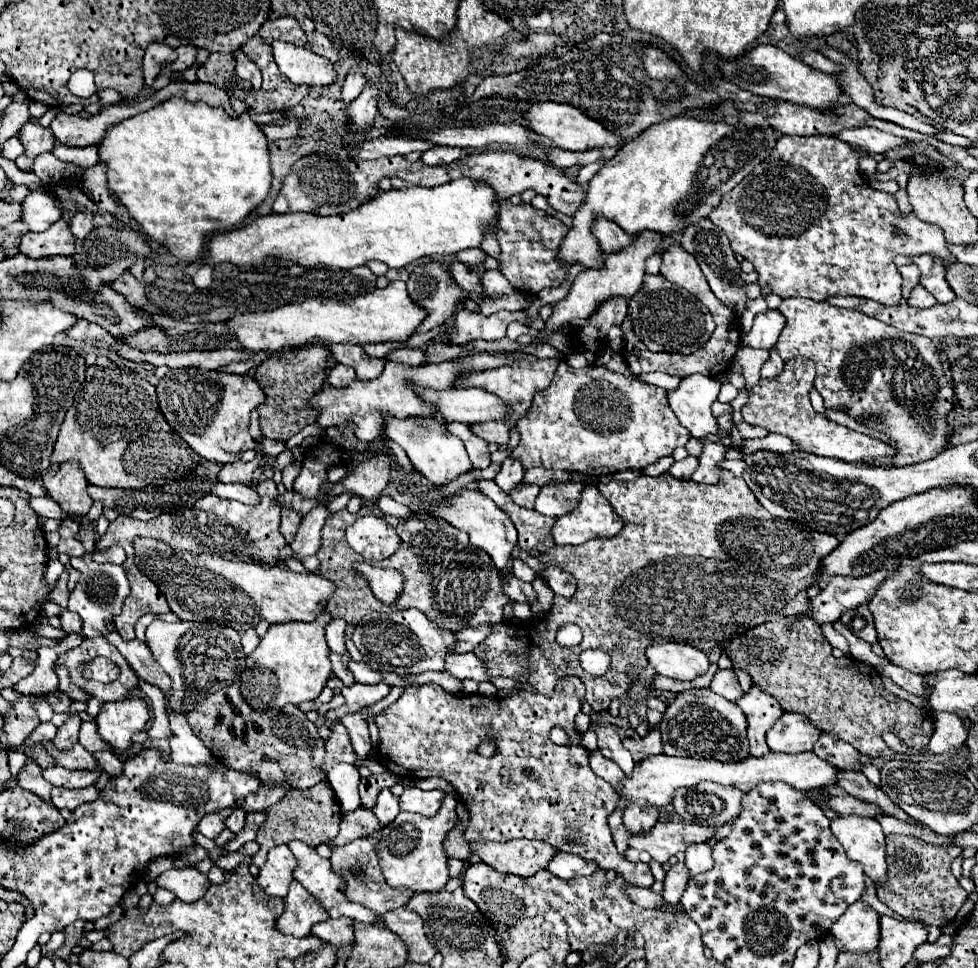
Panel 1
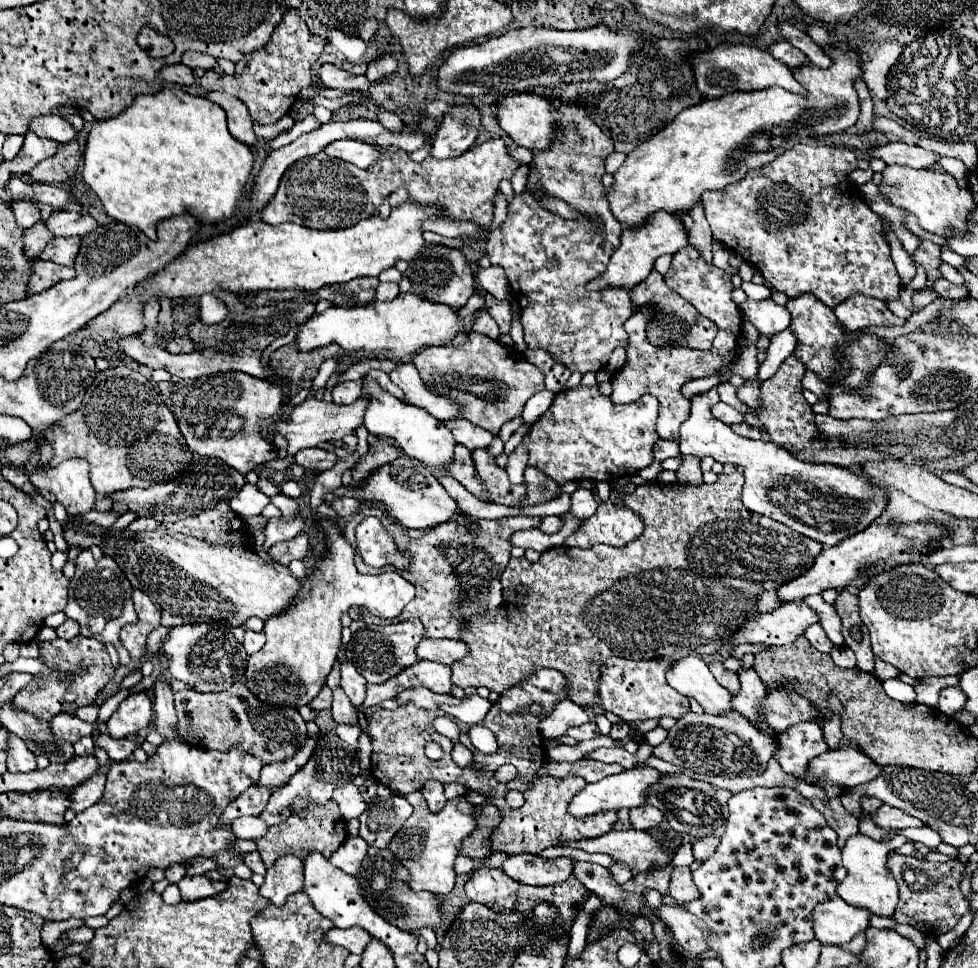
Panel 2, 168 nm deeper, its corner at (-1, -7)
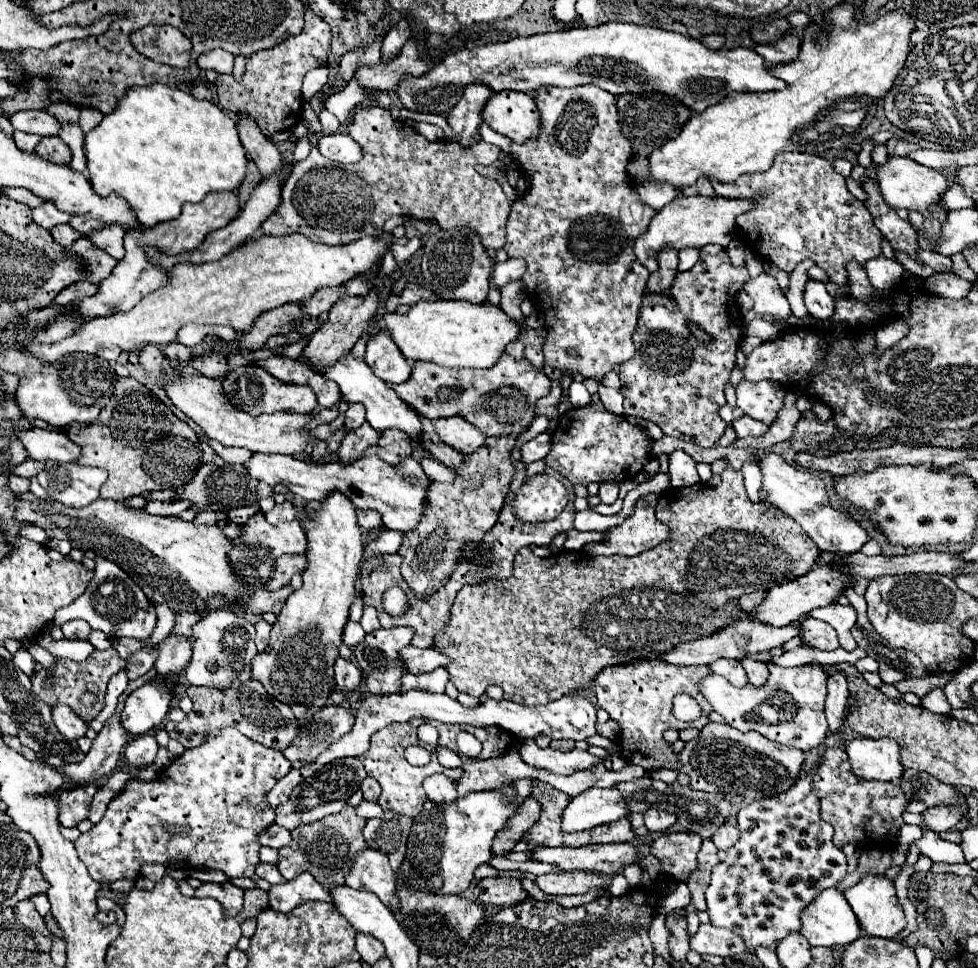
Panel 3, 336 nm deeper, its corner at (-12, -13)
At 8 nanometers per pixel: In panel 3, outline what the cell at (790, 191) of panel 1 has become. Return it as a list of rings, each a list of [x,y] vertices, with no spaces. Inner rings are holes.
[[[781,153],[775,157],[771,169],[765,173],[745,173],[745,177],[739,177],[733,183],[711,181],[711,185],[717,195],[731,197],[731,199],[753,199],[757,193],[765,193],[765,197],[761,197],[761,201],[749,213],[737,217],[737,231],[741,243],[745,247],[751,247],[763,259],[775,263],[787,273],[791,273],[797,267],[797,263],[801,263],[803,259],[813,259],[817,267],[827,271],[829,275],[827,291],[833,299],[845,297],[843,289],[849,289],[847,271],[845,271],[847,261],[857,261],[863,265],[871,257],[881,255],[881,233],[873,225],[871,213],[867,211],[863,201],[855,199],[847,191],[843,175],[835,173],[833,163],[827,159],[821,159],[811,153]]]

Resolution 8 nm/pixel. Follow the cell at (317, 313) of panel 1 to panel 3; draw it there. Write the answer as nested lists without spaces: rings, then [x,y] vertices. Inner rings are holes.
[[[419,301],[407,315],[385,313],[377,321],[377,329],[387,329],[409,363],[433,361],[443,367],[475,367],[489,369],[505,353],[511,341],[521,337],[521,325],[513,321],[501,307],[473,305],[467,301]]]

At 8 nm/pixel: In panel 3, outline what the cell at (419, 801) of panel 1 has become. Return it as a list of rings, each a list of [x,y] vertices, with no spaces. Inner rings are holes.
[[[429,775],[423,781],[425,793],[431,801],[437,803],[453,803],[453,799],[457,799],[457,789],[455,783],[449,781],[445,775]]]

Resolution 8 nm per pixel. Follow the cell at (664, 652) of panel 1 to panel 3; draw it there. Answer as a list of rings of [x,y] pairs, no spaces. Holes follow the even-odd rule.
[[[769,659],[769,679],[761,689],[753,685],[735,687],[725,677],[711,673],[701,681],[701,693],[711,703],[713,711],[725,717],[725,721],[739,731],[757,731],[767,739],[791,745],[801,751],[811,751],[819,747],[827,737],[827,719],[825,719],[825,697],[827,697],[827,673],[819,663],[807,663],[801,667],[779,667]]]

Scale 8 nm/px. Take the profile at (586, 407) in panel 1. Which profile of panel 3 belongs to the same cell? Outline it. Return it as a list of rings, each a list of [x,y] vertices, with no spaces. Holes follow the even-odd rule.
[[[589,403],[587,407],[571,409],[561,415],[545,463],[559,471],[563,477],[567,477],[573,485],[589,485],[591,481],[621,483],[633,479],[651,459],[649,441],[651,437],[637,425],[629,423],[625,417],[605,411],[601,403]]]

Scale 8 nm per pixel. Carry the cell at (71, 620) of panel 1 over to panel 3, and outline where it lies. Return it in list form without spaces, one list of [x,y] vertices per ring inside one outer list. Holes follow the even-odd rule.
[[[69,621],[61,629],[63,629],[63,635],[67,639],[87,639],[87,635],[91,631],[85,621]]]

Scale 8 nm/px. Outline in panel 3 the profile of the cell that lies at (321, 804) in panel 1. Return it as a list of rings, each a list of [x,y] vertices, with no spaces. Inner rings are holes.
[[[347,807],[347,811],[343,809],[341,813],[327,815],[315,823],[301,825],[297,831],[297,839],[303,845],[287,845],[287,847],[279,849],[279,863],[277,863],[279,873],[285,879],[295,879],[299,873],[309,871],[323,885],[325,891],[331,891],[333,887],[343,885],[345,873],[349,873],[351,859],[361,849],[369,847],[369,845],[365,845],[365,839],[363,839],[365,823],[367,823],[367,819],[359,817],[351,807]],[[327,871],[331,871],[331,873],[327,873]]]

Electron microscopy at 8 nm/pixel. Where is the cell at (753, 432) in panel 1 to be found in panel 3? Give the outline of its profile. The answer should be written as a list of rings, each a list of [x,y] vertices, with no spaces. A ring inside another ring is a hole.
[[[743,415],[743,417],[739,417],[739,419],[737,419],[737,421],[733,421],[731,425],[735,427],[735,431],[737,431],[737,437],[763,435],[763,433],[769,429],[769,427],[767,427],[763,421],[757,421],[757,419],[749,417],[749,415]]]

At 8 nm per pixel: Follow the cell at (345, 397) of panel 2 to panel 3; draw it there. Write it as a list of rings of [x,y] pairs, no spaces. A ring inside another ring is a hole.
[[[351,403],[345,413],[345,429],[357,429],[365,423],[365,407],[361,403]]]

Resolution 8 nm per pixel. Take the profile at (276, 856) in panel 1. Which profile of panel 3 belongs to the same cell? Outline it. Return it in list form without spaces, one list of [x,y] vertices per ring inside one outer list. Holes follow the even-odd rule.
[[[301,873],[295,879],[281,885],[273,885],[269,889],[269,905],[281,913],[289,913],[297,905],[307,901],[333,903],[331,895],[311,877],[311,873]]]

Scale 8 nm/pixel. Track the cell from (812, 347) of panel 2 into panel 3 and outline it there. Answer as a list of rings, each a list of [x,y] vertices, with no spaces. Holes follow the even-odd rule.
[[[813,279],[807,281],[807,285],[805,285],[805,307],[807,307],[809,315],[819,319],[819,321],[827,321],[833,315],[835,301],[827,293],[825,283],[813,281]]]

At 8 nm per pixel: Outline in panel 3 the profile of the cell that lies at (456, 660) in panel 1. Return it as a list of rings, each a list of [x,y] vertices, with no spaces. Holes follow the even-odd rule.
[[[437,667],[435,671],[421,673],[421,675],[405,673],[405,677],[401,677],[403,691],[419,689],[419,691],[427,691],[427,693],[445,693],[447,681],[449,681],[449,673],[445,667]]]

